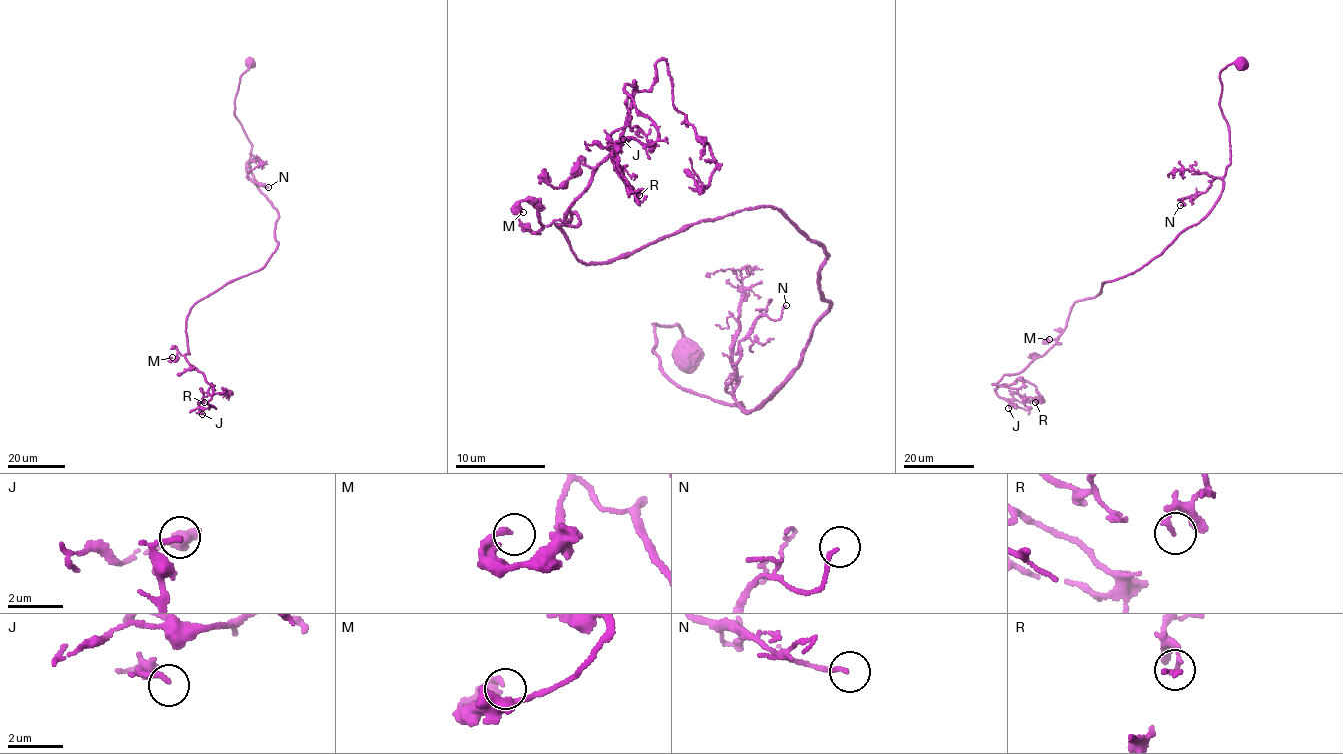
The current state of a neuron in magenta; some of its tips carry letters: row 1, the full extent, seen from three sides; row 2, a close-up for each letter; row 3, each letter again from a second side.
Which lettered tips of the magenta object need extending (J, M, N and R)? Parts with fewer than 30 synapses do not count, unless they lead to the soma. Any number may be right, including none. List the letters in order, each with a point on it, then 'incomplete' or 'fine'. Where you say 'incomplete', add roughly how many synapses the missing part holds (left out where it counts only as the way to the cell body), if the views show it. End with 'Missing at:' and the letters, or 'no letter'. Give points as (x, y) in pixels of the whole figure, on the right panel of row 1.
J: at (1008, 408); fine
M: at (1049, 339); fine
N: at (1180, 205); fine
R: at (1035, 402); fine
Missing at: no letter

